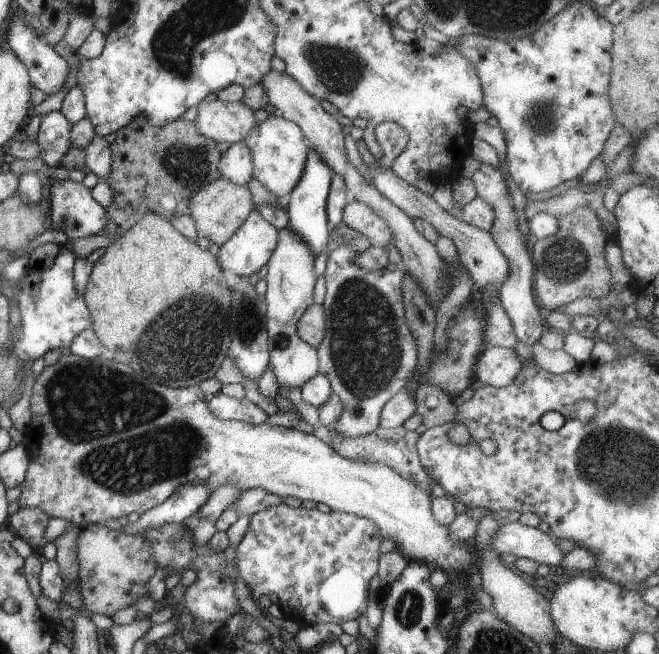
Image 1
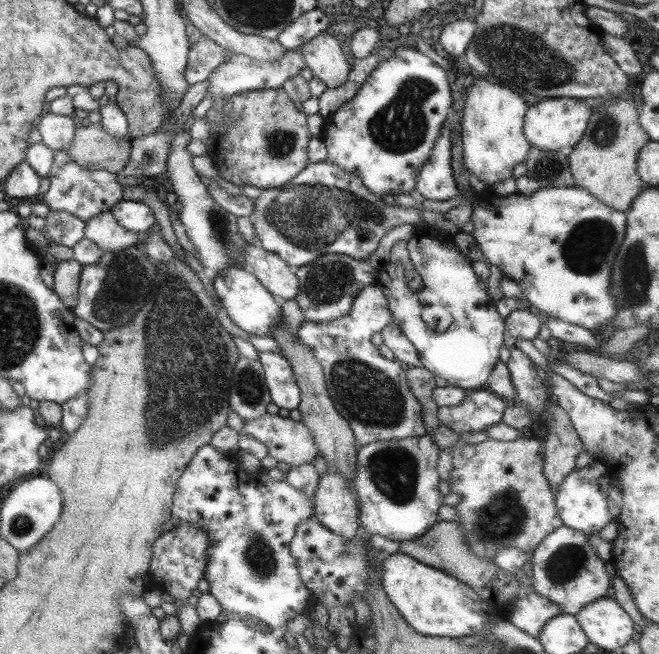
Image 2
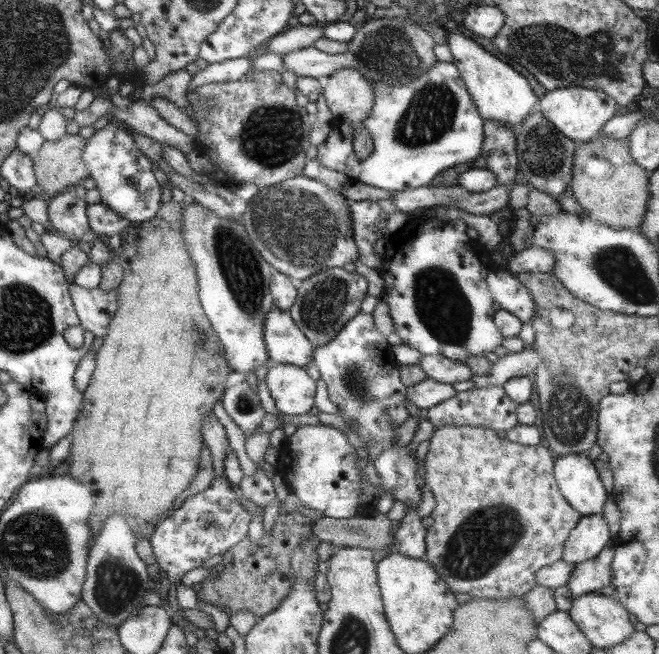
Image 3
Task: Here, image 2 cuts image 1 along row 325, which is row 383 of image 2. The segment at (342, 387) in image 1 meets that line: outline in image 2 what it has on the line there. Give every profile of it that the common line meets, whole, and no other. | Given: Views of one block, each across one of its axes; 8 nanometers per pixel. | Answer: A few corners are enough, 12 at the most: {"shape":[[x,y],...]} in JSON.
{"shape":[[377,284],[347,314],[303,320],[355,446],[425,434],[406,372],[371,335],[392,322]]}

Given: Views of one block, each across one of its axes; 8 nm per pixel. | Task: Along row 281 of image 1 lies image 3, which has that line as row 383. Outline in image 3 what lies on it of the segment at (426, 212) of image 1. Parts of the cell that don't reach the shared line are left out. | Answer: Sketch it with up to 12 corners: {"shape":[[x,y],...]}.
{"shape":[[526,347],[490,364],[486,374],[472,374],[475,388],[502,386],[510,378],[534,373],[539,354]]}

